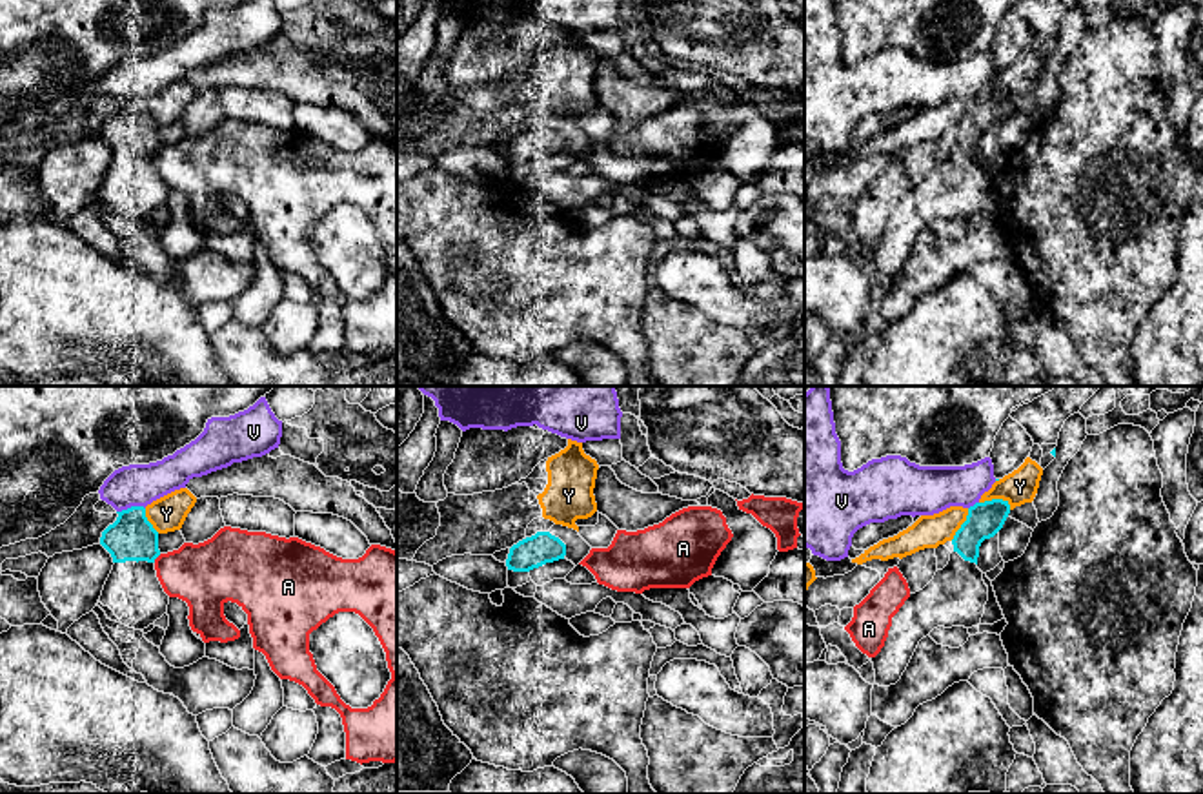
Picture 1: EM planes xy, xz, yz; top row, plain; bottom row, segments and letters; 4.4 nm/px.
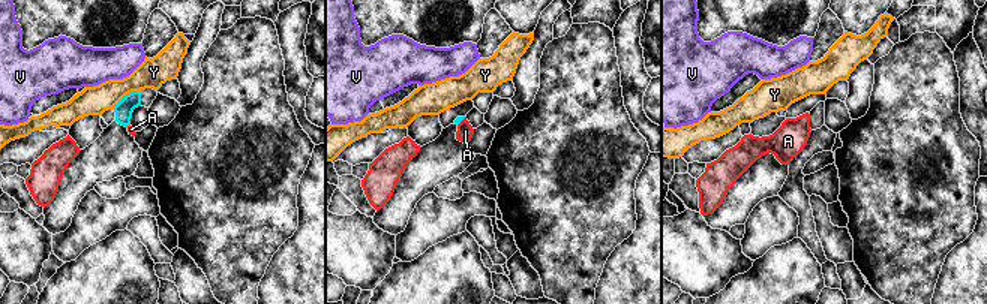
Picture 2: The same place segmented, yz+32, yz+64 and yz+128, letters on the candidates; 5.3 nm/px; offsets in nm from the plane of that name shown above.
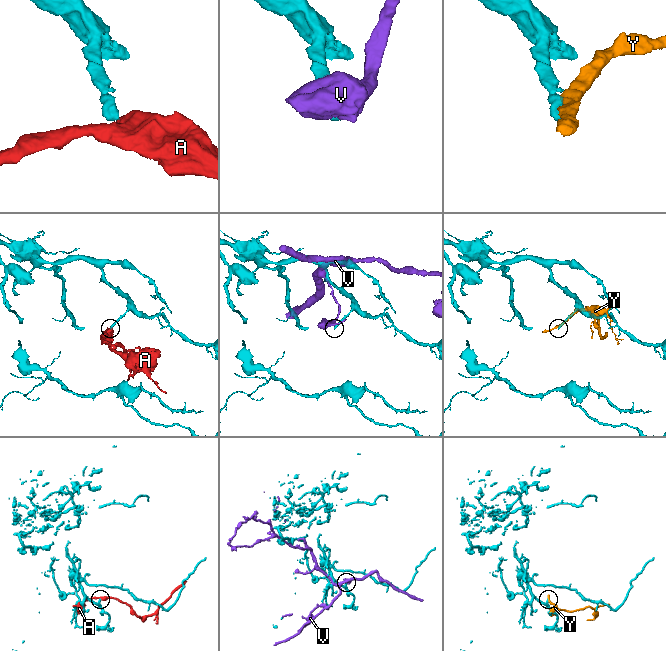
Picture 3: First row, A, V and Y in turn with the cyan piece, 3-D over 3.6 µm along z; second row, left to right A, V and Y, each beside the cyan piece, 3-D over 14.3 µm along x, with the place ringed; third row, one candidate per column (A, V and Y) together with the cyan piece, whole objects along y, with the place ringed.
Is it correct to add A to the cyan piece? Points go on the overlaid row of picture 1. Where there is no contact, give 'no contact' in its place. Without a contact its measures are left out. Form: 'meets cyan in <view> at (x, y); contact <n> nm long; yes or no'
meets cyan in xy at (157, 556); contact 50 nm long; no

